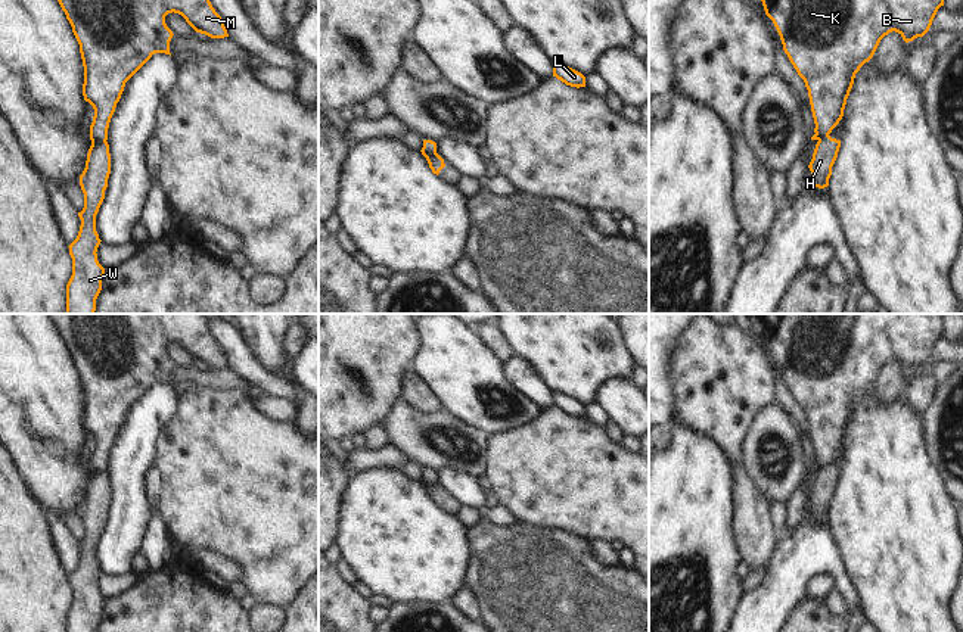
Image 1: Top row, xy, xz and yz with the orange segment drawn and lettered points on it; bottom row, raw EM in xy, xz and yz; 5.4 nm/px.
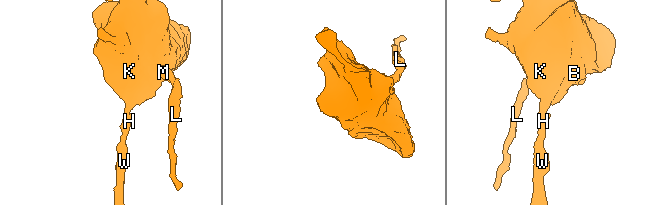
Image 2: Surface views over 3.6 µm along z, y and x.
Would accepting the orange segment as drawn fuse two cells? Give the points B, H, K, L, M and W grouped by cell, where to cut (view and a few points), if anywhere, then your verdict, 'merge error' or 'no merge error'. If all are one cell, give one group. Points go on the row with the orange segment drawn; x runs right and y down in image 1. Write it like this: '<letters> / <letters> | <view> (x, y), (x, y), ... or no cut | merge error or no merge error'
B K L M / H W | xy (105, 140), (92, 143) | merge error

